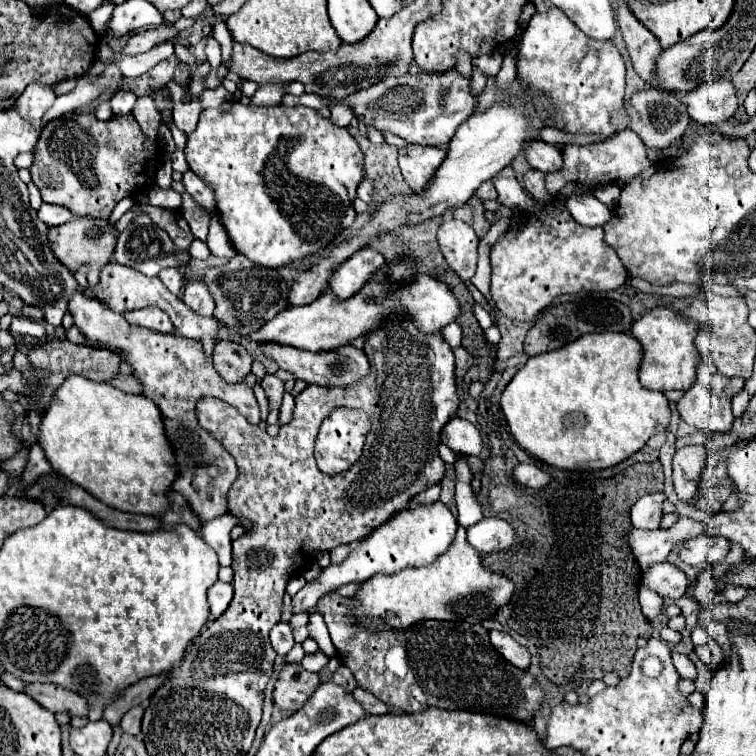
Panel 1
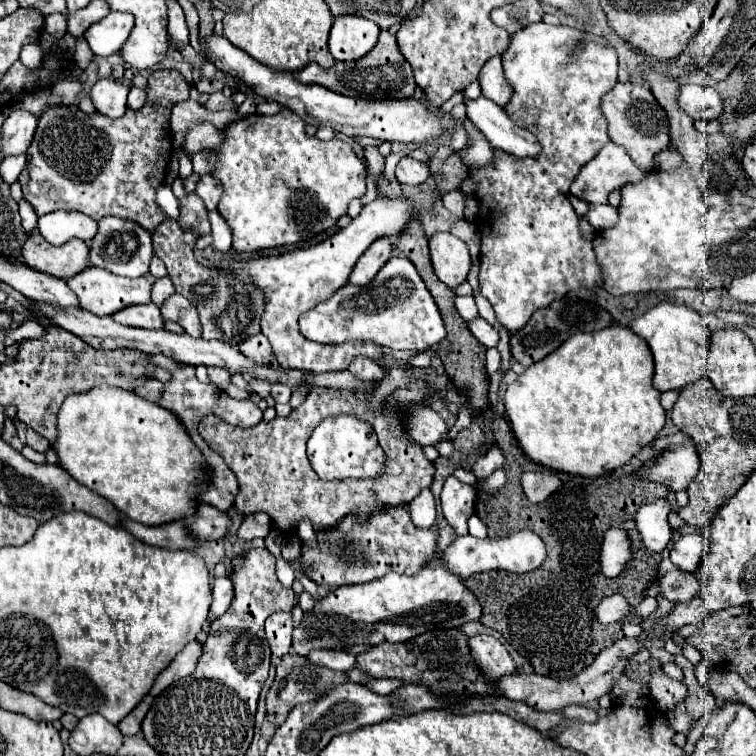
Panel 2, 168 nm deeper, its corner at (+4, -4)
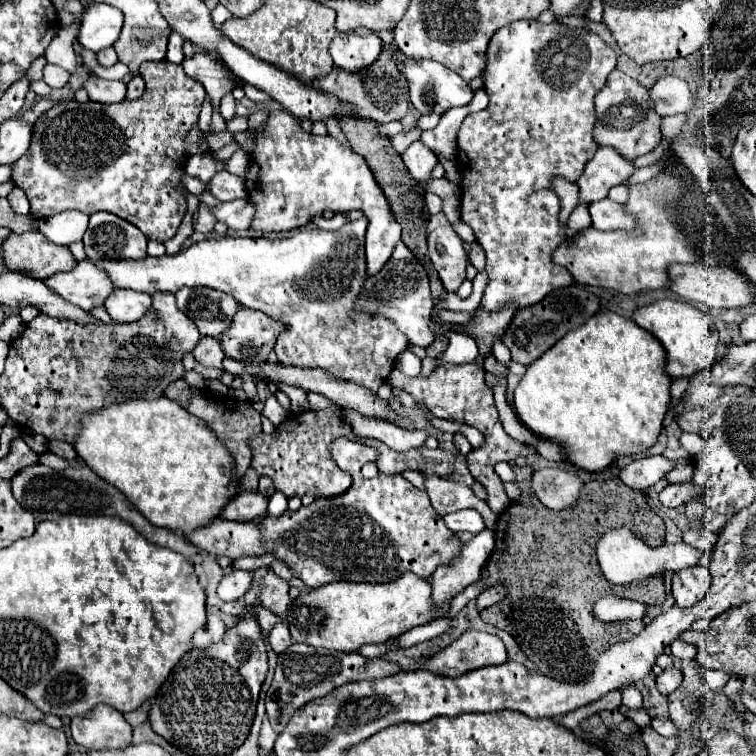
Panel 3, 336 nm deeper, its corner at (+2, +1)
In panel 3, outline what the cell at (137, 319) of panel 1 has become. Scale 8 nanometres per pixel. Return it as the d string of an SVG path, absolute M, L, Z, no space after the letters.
M128 289L112 291L112 295L104 301L104 309L112 317L112 321L118 323L138 321L150 307L152 307L152 297L148 293L128 291Z

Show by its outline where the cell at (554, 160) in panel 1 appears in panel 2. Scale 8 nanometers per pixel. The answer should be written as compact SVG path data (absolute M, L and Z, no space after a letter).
M480 96L478 100L464 100L468 118L482 130L492 148L508 152L516 158L538 158L542 146L532 132L520 128L510 116L492 100Z

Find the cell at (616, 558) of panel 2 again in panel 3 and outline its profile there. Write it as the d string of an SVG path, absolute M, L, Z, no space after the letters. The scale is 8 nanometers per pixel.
M618 527L608 531L600 543L598 543L598 561L600 561L600 569L604 573L604 577L612 583L612 585L626 585L626 583L638 583L638 581L646 581L648 577L654 575L662 575L666 571L678 571L678 569L686 569L692 565L698 565L700 559L704 557L704 553L692 545L682 543L674 543L674 545L662 545L662 547L648 547L644 545L638 537L634 537L626 527Z

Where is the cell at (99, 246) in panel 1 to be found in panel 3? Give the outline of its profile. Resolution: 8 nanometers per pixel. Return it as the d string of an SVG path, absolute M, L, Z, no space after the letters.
M40 231L22 235L10 233L2 241L2 257L10 271L24 273L32 279L46 279L58 271L72 271L76 265L68 247L52 243Z

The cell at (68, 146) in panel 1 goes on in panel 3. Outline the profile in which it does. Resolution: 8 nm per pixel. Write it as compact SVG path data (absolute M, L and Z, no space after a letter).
M148 61L140 67L140 75L146 83L146 91L140 99L124 99L114 105L62 101L42 113L42 117L34 123L32 143L38 143L40 151L30 151L12 165L12 181L26 193L32 217L46 219L70 209L78 209L86 215L108 211L134 223L148 239L166 243L176 235L188 209L186 191L178 191L182 187L184 165L190 157L184 139L198 121L206 91L202 83L184 73L182 65L174 65L170 61Z

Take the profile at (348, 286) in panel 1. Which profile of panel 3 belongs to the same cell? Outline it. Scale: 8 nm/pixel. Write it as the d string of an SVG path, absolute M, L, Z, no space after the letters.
M288 111L272 113L264 133L256 137L256 149L250 157L250 169L246 175L246 189L248 199L256 205L252 229L264 233L302 227L310 217L322 215L326 209L334 213L346 213L352 209L364 211L368 231L372 229L372 249L366 249L368 275L376 275L384 267L400 241L402 227L396 223L366 161L330 135L316 137L304 133Z

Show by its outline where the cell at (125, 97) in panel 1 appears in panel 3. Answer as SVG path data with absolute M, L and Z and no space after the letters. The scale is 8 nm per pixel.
M90 75L84 81L84 89L90 101L98 103L120 103L126 97L126 83L124 81L108 81L96 75Z

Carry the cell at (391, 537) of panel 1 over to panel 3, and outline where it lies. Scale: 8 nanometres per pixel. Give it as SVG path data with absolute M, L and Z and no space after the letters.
M278 623L268 635L268 643L274 653L284 653L292 645L292 637L290 637L288 627L284 623Z

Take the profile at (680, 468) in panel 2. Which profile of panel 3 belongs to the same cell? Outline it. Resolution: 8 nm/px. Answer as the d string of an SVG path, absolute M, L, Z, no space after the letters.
M652 455L652 457L644 457L644 459L634 459L630 465L626 465L620 471L618 477L622 479L624 485L646 491L648 487L652 487L654 483L664 479L672 467L674 467L674 461L670 461L662 455Z

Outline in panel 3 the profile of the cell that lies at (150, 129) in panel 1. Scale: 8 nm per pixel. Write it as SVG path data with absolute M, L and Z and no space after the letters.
M136 73L136 75L130 79L130 83L128 83L126 99L136 99L136 97L140 97L142 93L144 93L144 81L142 81L142 77Z

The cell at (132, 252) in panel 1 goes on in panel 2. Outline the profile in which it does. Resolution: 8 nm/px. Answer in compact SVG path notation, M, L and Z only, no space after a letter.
M104 218L98 222L98 234L90 244L90 264L104 268L108 272L126 276L126 278L140 278L148 274L150 260L154 256L152 250L152 236L142 228L138 222L126 218Z

